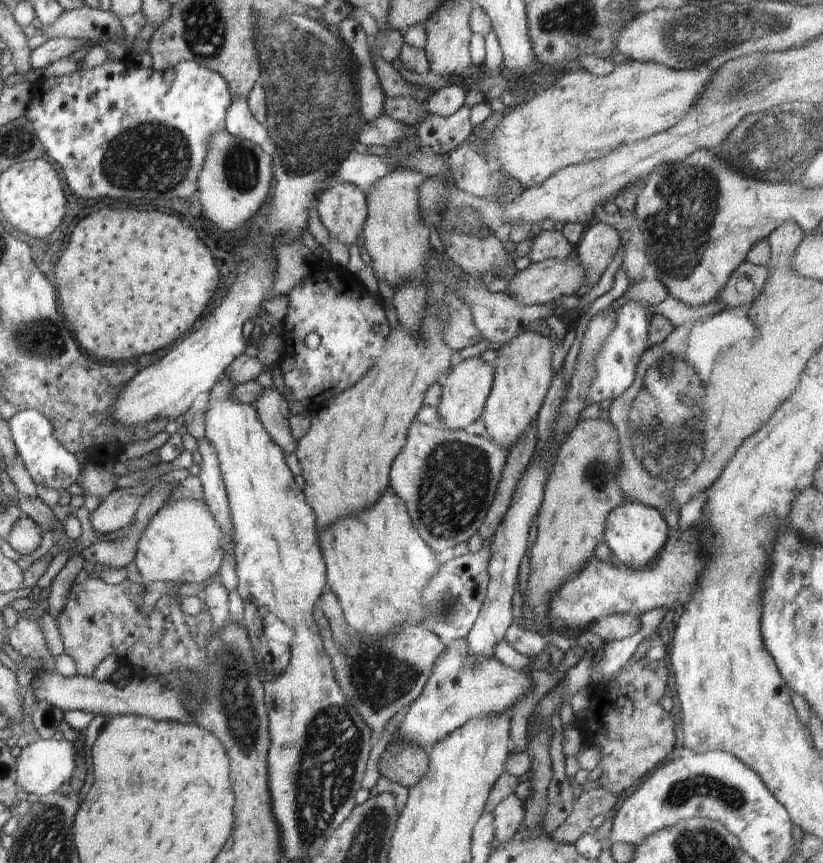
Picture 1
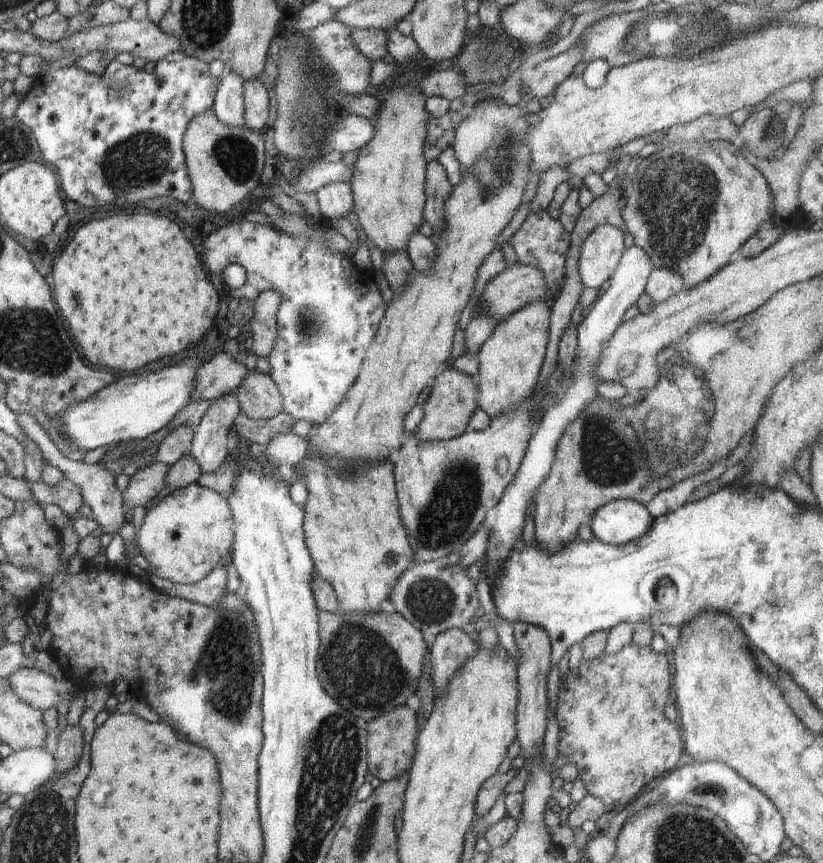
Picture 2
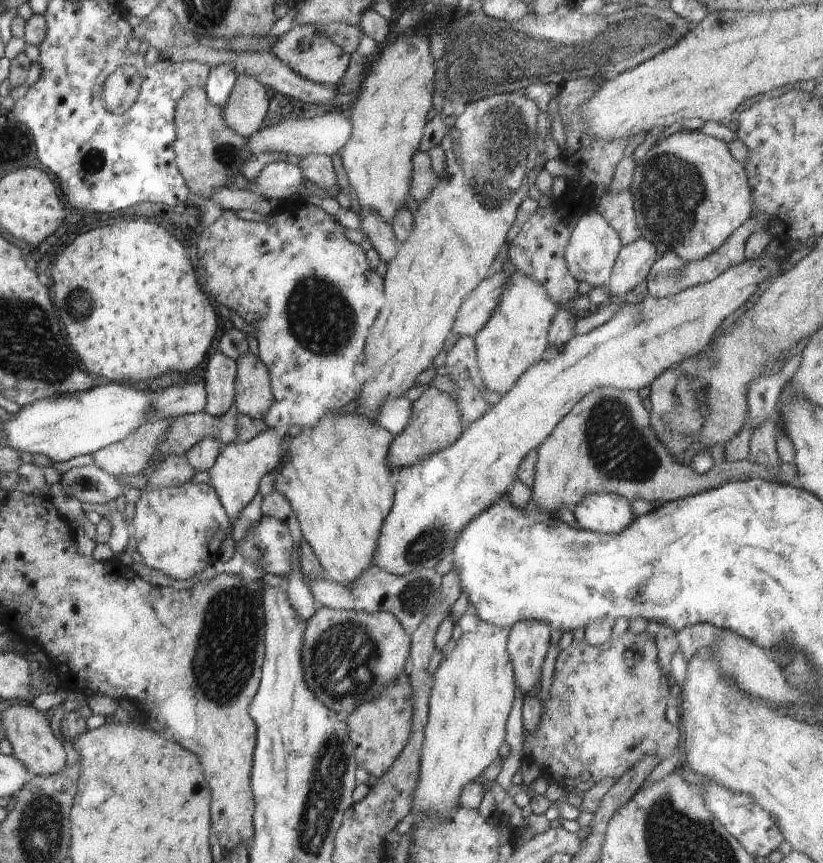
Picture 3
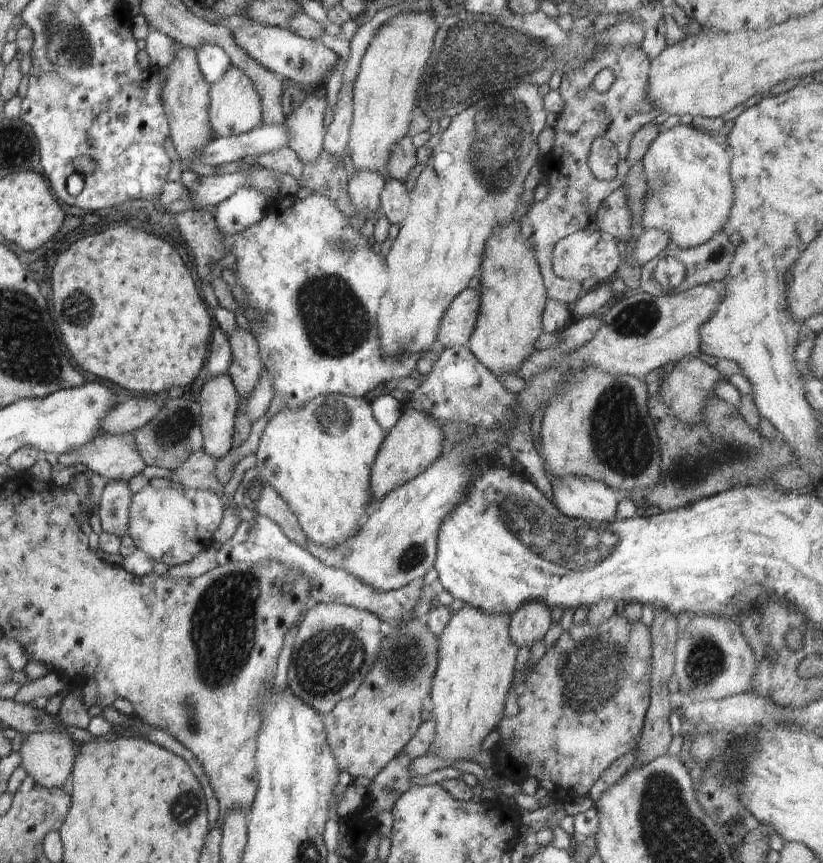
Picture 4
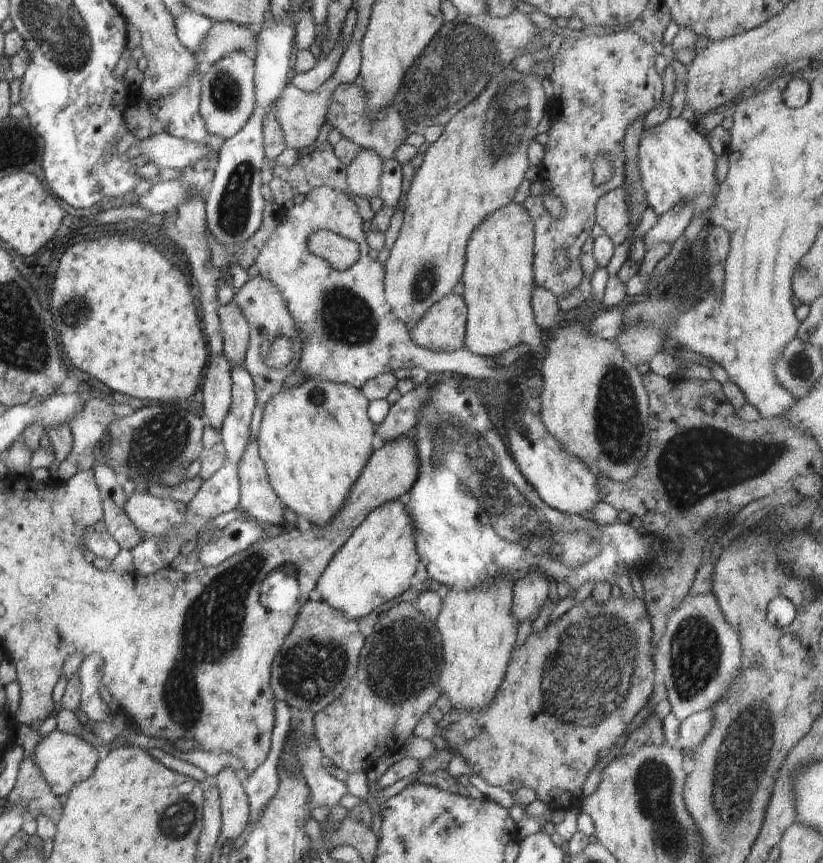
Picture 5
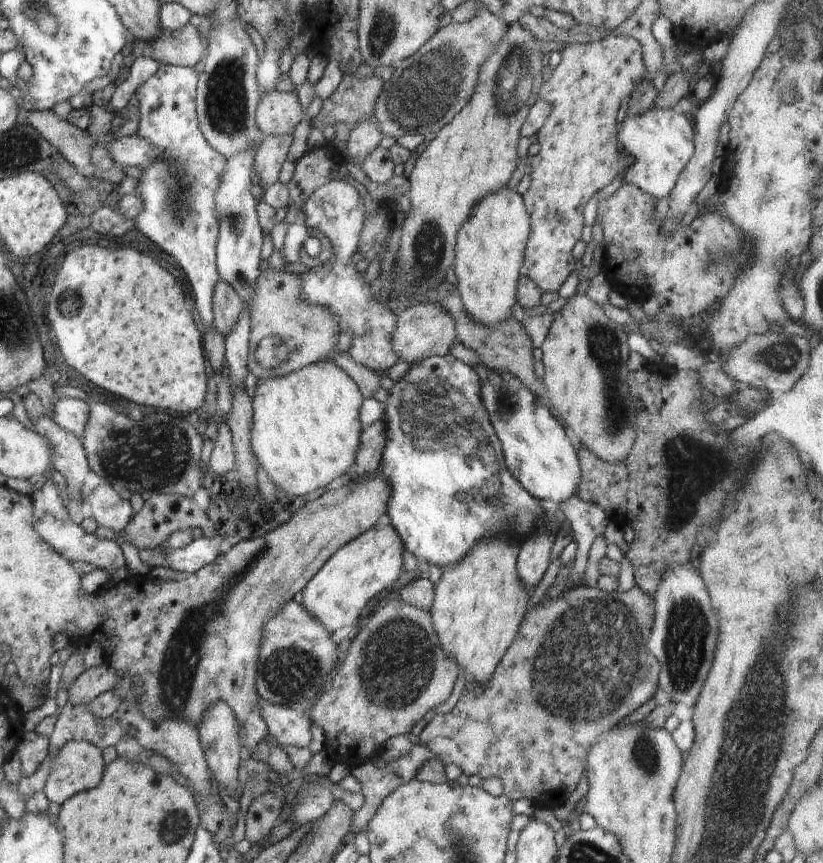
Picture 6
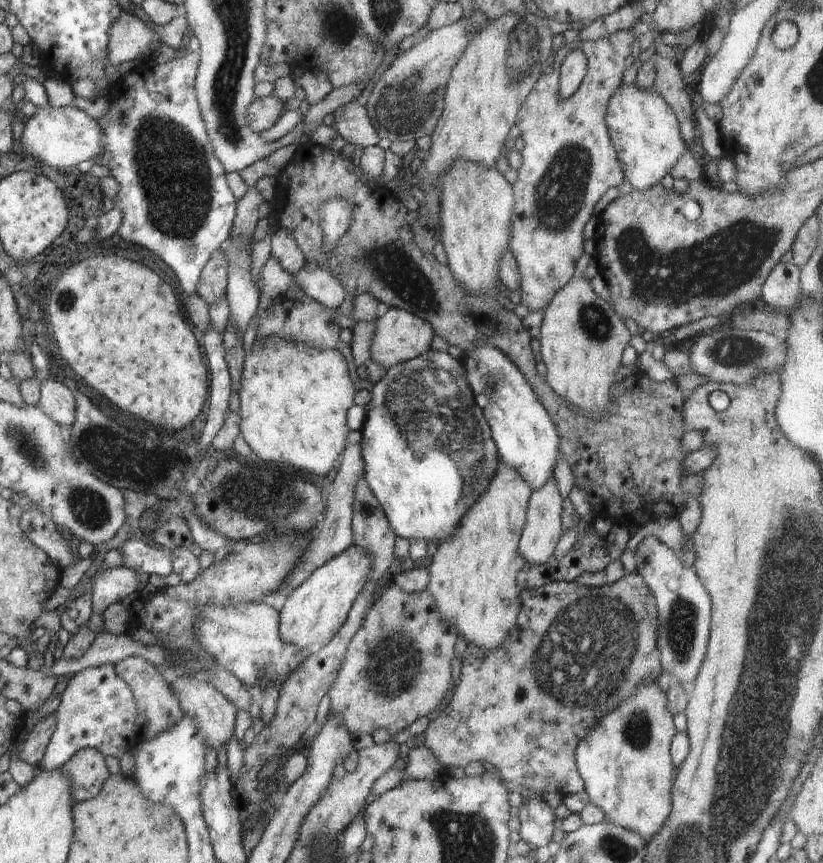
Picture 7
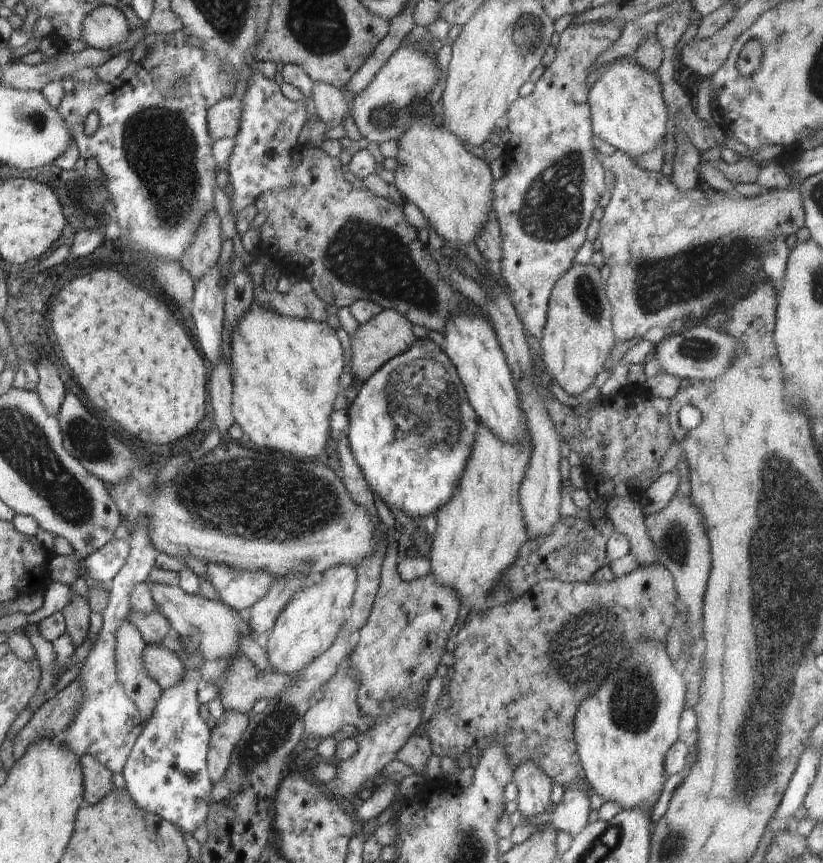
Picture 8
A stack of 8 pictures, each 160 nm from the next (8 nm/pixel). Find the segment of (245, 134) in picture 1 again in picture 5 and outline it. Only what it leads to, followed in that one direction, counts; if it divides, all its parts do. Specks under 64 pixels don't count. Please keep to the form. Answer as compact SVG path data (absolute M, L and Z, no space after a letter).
M186 10L184 14L180 14L178 18L174 17L174 26L176 26L178 40L192 54L200 48L202 40L210 32L213 23L208 18L190 10Z

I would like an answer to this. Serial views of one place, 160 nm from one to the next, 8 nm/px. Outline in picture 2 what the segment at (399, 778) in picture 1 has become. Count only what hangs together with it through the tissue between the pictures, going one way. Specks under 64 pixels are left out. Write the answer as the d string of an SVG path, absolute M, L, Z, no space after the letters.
M405 705L394 708L392 712L384 712L368 722L366 732L368 732L368 772L382 782L390 782L398 776L407 777L408 770L410 770L414 756L416 756L416 738L420 732L415 712Z

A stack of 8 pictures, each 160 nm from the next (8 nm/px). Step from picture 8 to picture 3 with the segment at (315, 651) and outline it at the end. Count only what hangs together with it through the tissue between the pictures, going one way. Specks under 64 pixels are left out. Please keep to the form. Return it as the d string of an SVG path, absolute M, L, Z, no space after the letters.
M764 256L745 259L714 280L692 286L679 294L660 299L647 295L638 304L624 304L608 322L588 334L574 336L562 347L549 344L542 360L536 362L514 384L514 388L510 388L502 396L498 404L491 406L479 420L465 428L452 446L426 456L414 466L392 470L394 502L390 514L386 516L386 522L382 524L374 565L390 574L404 576L412 570L435 568L441 561L451 559L458 534L466 528L466 524L486 512L486 508L496 504L502 496L509 495L524 456L530 450L538 449L562 418L586 394L602 387L636 392L644 387L651 387L652 382L664 370L680 365L686 358L705 351L722 322L746 304L766 279L773 274L779 274L781 266L782 262Z

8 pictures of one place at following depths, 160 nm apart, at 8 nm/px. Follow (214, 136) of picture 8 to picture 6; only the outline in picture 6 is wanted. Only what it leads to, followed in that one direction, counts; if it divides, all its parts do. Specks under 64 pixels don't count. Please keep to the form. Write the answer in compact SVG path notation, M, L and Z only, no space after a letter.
M272 89L259 102L255 121L263 135L292 135L303 115L294 90L285 93Z

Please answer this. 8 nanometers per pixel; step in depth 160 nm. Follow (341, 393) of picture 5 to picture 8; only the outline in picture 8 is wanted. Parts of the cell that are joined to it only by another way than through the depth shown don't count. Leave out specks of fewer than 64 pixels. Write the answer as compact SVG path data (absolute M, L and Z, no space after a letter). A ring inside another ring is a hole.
M252 303L249 309L242 315L242 318L238 321L236 328L233 330L229 344L229 369L231 372L233 397L231 402L231 409L235 418L236 424L244 432L244 440L246 443L254 446L260 446L260 448L274 448L274 451L278 452L292 452L292 454L298 454L300 458L308 458L314 460L315 456L324 451L330 440L329 430L329 416L334 411L334 400L336 396L341 392L338 386L340 382L340 374L347 370L344 362L344 351L336 331L331 328L328 323L314 321L313 319L301 319L299 317L289 317L281 315L273 311L268 305L257 305ZM314 374L314 384L310 386L308 384L308 376Z

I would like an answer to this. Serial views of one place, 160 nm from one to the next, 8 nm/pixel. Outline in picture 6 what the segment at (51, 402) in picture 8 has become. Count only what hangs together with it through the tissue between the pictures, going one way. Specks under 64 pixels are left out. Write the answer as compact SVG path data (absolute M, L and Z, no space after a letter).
M59 397L53 404L51 414L58 426L82 438L89 417L87 402L76 397Z

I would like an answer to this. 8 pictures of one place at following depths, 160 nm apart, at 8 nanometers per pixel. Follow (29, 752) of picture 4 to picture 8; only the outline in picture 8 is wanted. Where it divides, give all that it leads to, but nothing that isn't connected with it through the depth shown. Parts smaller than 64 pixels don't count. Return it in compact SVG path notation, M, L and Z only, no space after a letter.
M89 754L81 756L79 762L82 764L84 776L84 803L100 803L112 791L110 769Z

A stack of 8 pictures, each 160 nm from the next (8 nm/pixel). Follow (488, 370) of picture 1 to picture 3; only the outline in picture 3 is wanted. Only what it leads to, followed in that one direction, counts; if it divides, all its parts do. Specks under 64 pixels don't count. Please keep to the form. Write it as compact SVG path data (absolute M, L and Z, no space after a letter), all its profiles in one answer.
M429 385L426 386L420 398L413 403L414 412L412 412L410 424L398 438L393 438L393 442L390 444L390 452L386 458L390 468L398 470L398 468L414 466L414 464L422 462L426 456L452 446L460 438L463 426L460 408L456 402L458 400L456 400L455 391L449 394Z

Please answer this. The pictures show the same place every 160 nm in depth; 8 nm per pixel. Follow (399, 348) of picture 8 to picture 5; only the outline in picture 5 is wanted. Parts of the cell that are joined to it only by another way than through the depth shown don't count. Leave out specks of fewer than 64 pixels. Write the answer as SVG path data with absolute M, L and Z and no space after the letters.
M451 293L426 310L420 322L409 329L410 338L422 348L455 352L465 347L466 320L464 296Z

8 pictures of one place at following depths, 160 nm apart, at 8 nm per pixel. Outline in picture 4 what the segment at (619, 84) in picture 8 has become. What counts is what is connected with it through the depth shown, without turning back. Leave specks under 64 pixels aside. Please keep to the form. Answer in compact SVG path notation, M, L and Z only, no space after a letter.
M678 123L659 134L641 162L648 186L642 214L644 230L664 230L680 249L702 246L722 231L734 204L731 156L725 144L715 142L710 132Z

